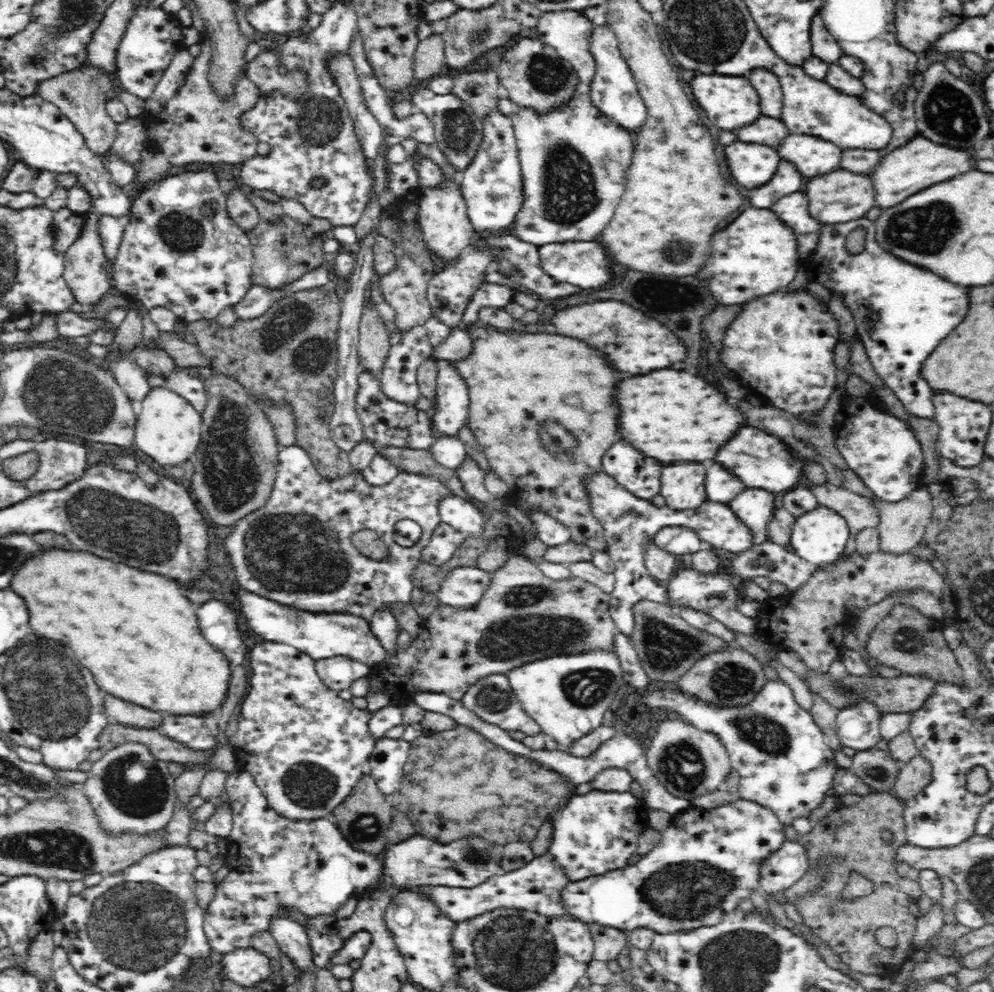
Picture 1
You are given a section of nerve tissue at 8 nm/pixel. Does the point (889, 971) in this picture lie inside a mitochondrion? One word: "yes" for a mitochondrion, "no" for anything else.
no

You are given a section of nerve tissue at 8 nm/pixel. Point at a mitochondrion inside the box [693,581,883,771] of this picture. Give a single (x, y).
(765, 733)

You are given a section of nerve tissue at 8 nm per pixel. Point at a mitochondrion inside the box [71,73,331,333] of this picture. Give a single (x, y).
(181, 232)

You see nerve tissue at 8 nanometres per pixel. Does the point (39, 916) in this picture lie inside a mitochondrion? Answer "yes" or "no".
no

